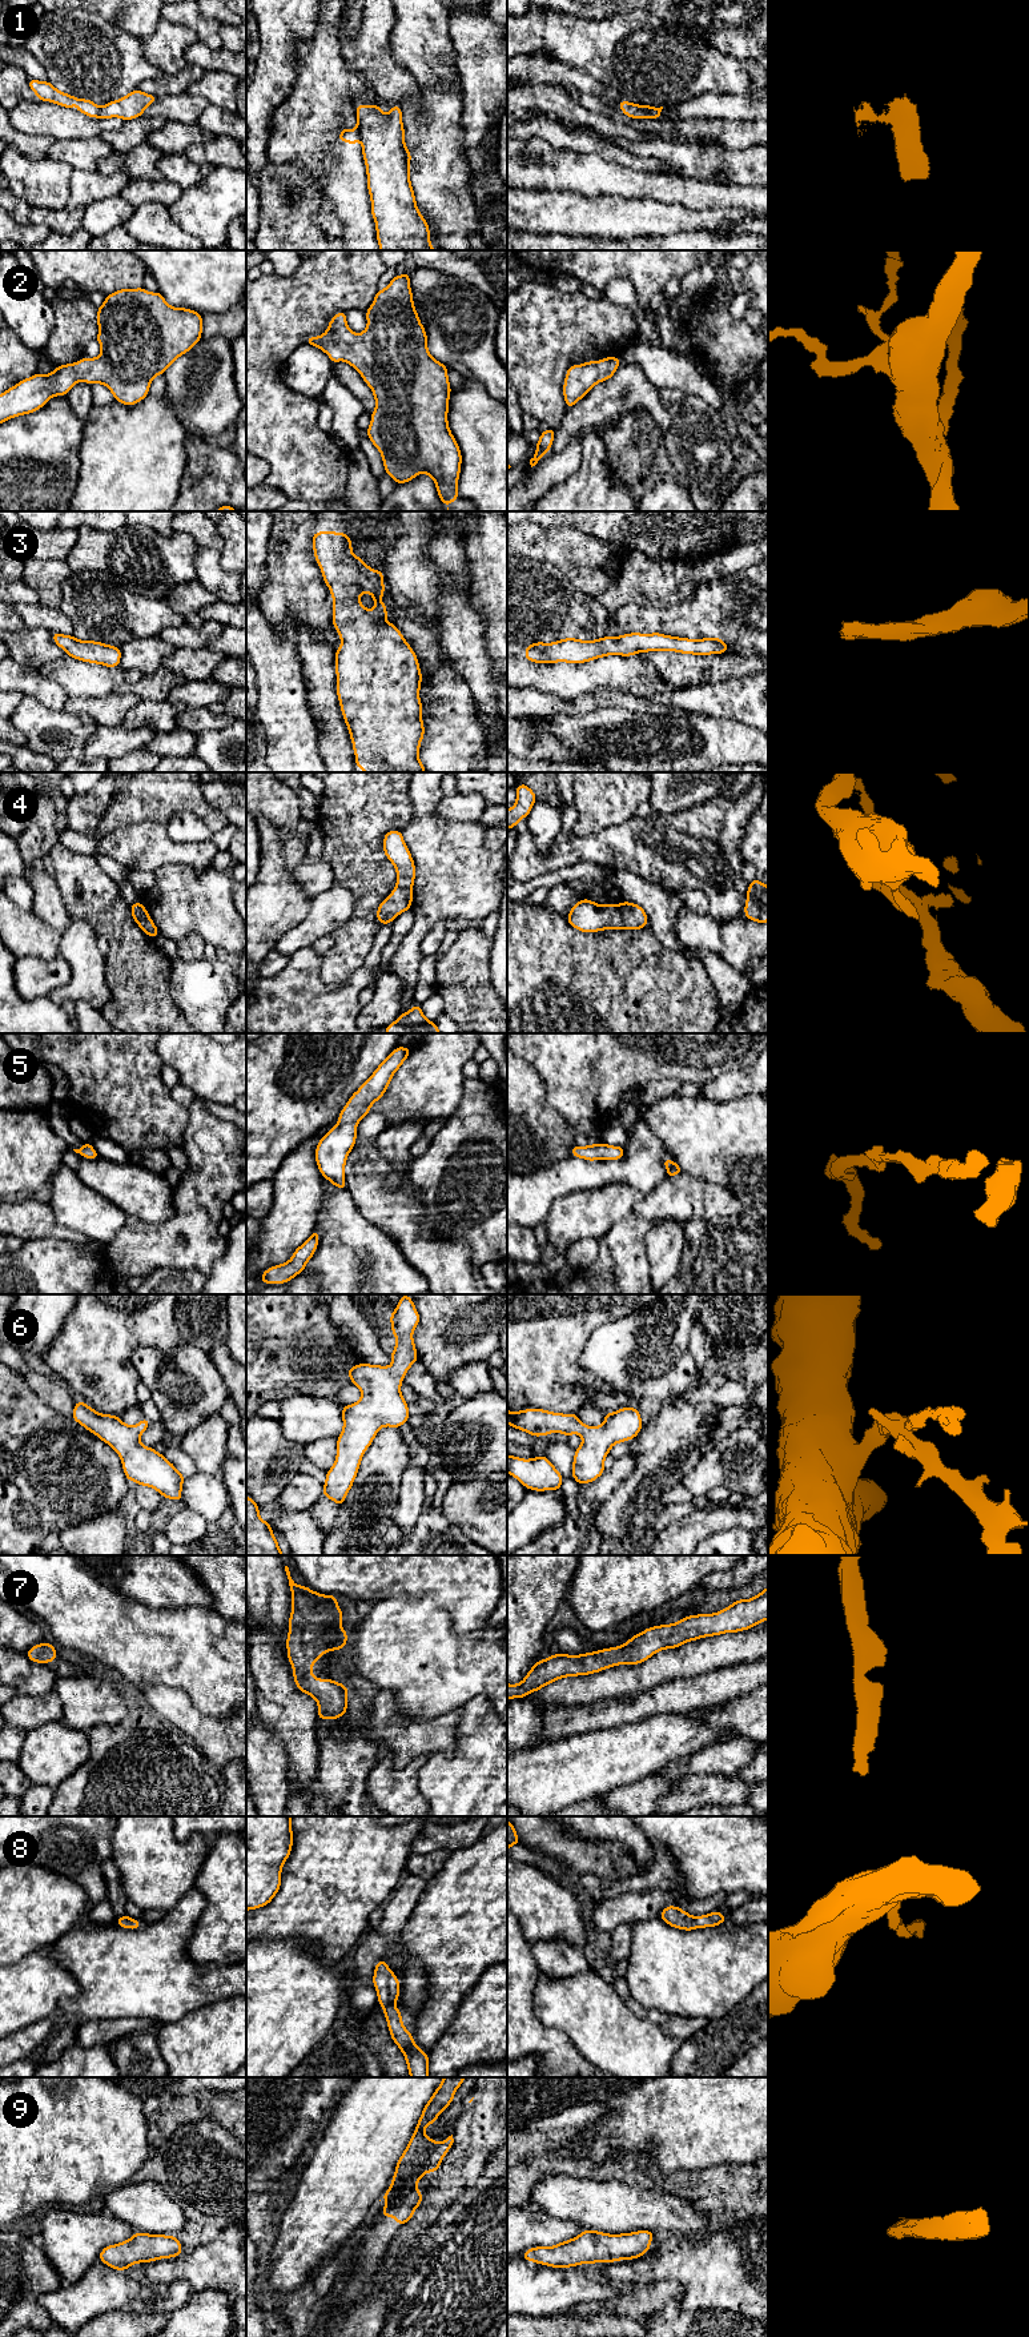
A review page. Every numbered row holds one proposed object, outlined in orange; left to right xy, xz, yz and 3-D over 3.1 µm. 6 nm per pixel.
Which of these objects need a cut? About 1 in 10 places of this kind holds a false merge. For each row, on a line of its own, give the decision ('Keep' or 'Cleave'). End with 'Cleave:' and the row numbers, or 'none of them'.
1: Cleave
2: Keep
3: Keep
4: Cleave
5: Keep
6: Keep
7: Keep
8: Keep
9: Keep
Cleave: 1, 4

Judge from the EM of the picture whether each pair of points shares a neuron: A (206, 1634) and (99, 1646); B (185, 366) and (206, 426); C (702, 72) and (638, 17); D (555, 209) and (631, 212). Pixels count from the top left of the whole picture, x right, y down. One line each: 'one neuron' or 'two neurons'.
A: one neuron
B: one neuron
C: one neuron
D: one neuron

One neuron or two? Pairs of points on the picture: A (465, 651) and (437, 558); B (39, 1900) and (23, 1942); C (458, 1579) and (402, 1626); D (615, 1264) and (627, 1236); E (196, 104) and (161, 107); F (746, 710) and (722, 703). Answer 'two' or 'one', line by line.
A: one
B: one
C: two
D: one
E: one
F: one

